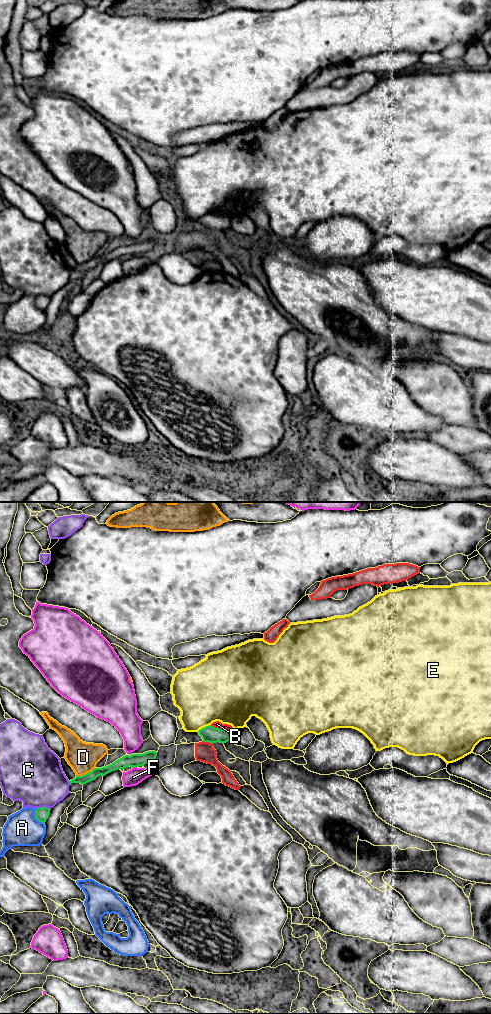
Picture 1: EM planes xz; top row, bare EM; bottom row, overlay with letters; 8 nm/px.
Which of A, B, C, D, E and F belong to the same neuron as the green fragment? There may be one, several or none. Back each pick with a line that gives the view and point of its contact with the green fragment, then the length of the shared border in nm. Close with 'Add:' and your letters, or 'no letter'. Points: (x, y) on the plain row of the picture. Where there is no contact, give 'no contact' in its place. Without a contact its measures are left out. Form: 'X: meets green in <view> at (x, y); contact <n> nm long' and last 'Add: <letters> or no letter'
Add: no letter

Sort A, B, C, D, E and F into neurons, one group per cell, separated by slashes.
A / B / C / D / E / F

